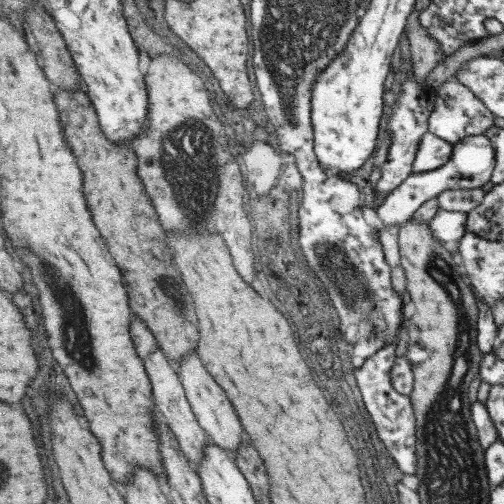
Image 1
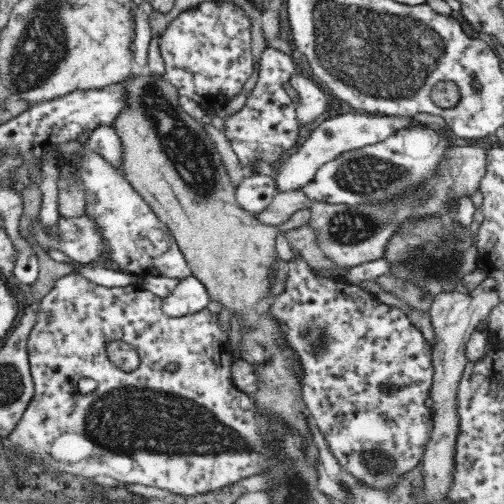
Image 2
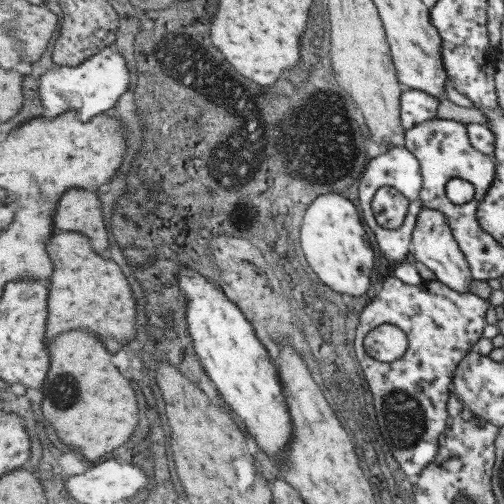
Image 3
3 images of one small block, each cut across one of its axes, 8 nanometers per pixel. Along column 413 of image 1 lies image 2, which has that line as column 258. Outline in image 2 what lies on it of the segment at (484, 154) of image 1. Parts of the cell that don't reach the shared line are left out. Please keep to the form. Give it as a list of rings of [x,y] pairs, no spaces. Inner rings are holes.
[[[252,174],[246,176],[242,186],[236,190],[236,200],[242,208],[246,208],[252,216],[254,212],[262,212],[268,204],[278,196],[276,178],[270,174]]]

